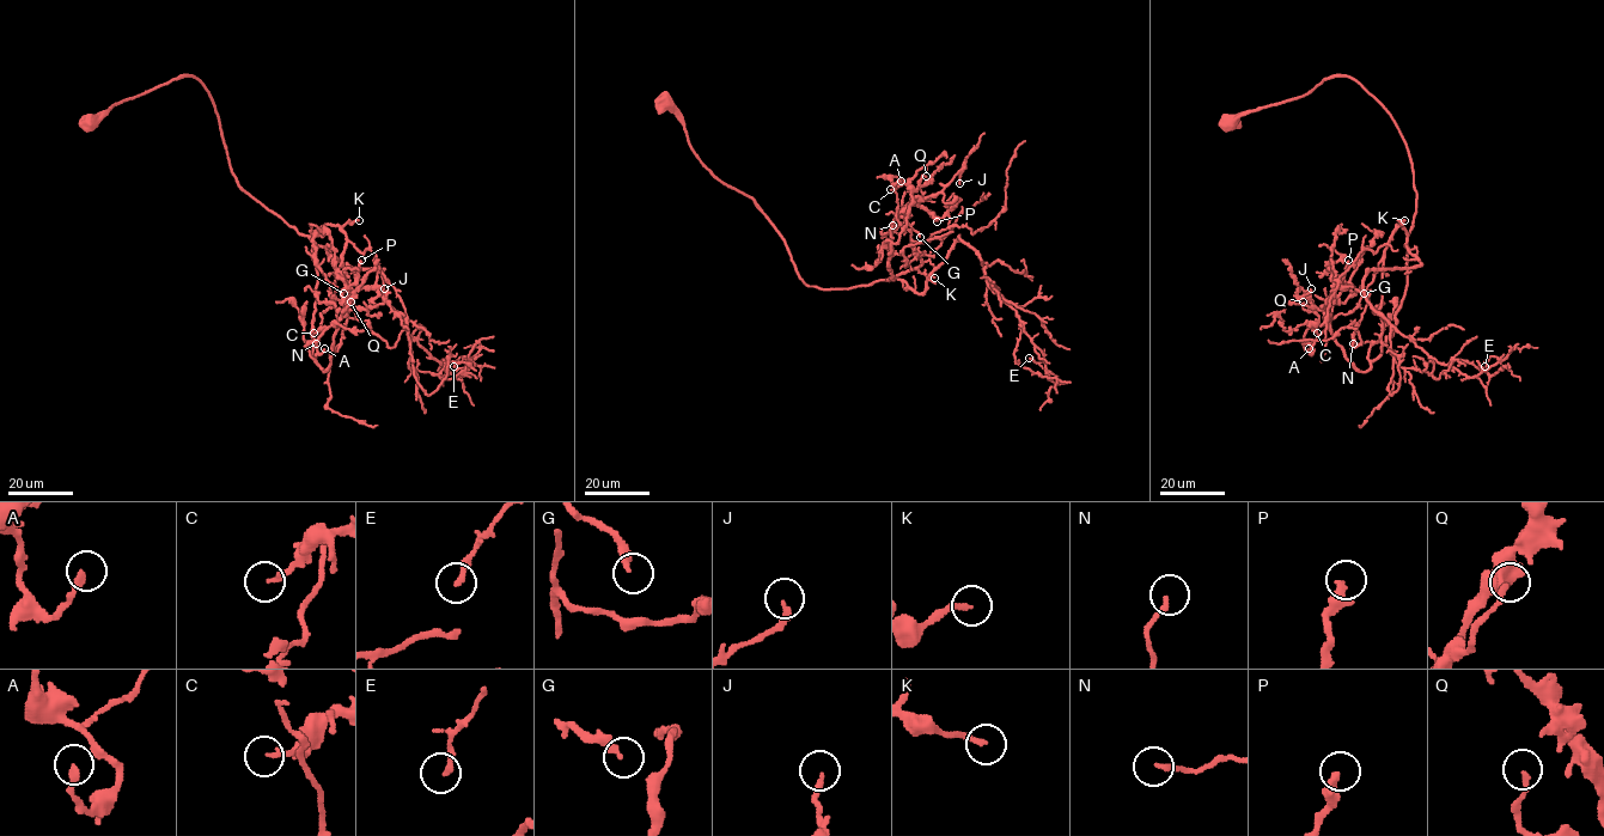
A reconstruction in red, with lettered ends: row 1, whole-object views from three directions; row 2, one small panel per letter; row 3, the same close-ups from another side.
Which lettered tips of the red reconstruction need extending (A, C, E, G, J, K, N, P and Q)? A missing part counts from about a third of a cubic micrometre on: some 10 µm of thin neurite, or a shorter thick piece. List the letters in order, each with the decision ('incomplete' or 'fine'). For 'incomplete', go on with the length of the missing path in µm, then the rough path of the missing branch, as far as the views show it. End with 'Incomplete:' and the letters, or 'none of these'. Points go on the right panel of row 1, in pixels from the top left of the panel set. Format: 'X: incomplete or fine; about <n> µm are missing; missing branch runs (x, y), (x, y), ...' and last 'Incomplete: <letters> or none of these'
A: fine
C: fine
E: fine
G: fine
J: fine
K: incomplete; about 15 µm are missing; missing branch runs (1404, 220), (1423, 232)
N: fine
P: fine
Q: fine
Incomplete: K

